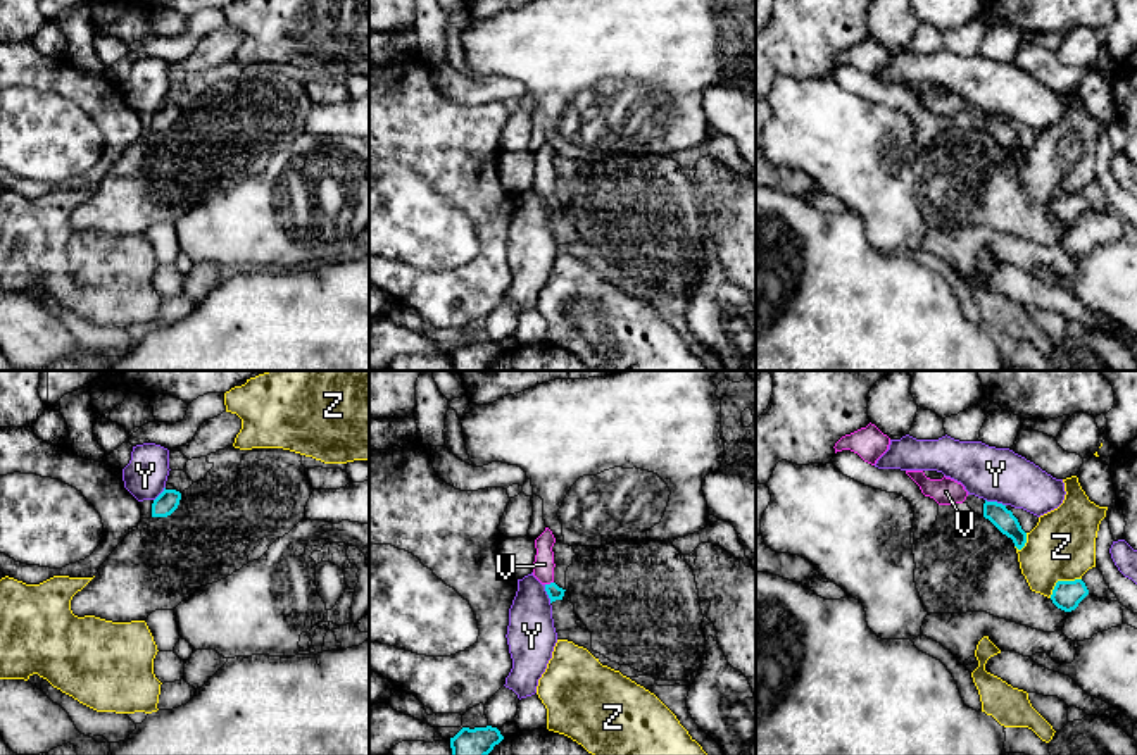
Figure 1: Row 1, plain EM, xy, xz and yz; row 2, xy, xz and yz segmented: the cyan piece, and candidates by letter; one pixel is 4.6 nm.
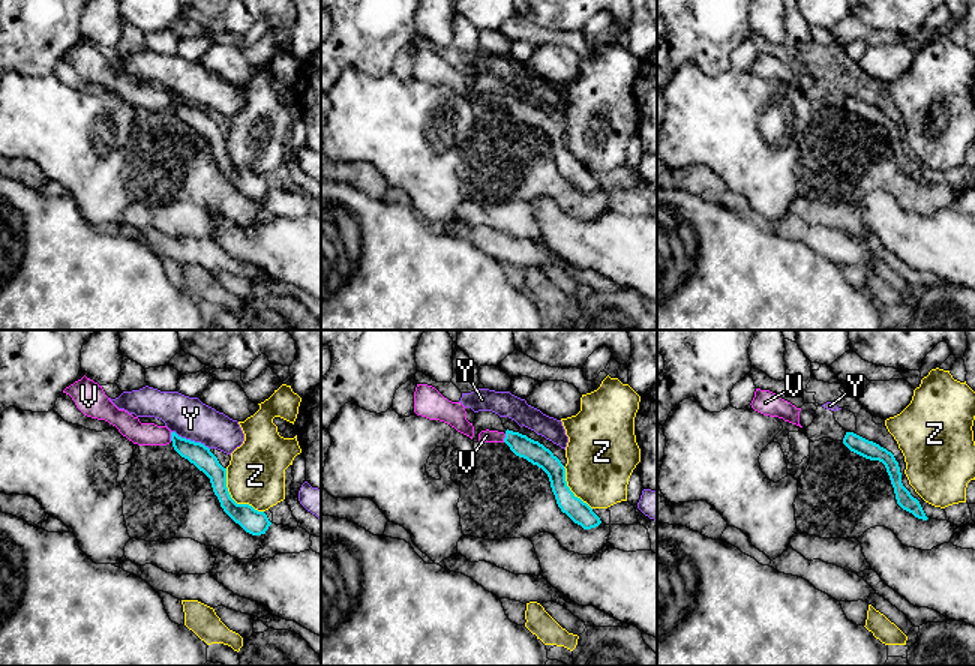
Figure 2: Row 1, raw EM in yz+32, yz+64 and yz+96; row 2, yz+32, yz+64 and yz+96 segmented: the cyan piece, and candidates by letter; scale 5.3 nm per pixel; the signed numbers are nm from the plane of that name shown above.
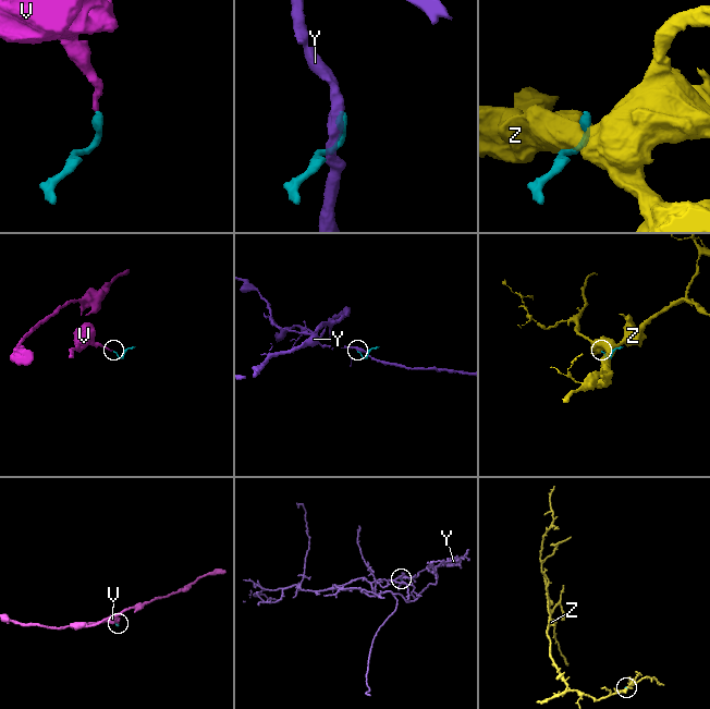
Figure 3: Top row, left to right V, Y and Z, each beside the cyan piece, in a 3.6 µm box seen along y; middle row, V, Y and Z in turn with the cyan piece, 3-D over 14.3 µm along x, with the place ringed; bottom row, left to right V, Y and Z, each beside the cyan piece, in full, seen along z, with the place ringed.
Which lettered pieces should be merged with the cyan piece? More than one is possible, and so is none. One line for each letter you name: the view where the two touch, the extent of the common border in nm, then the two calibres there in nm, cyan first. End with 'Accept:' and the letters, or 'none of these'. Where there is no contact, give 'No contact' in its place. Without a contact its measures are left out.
V: Touches cyan in xz. Shared border 40 nm. Thickness 70 nm (cyan) against 100 nm
Accept: V

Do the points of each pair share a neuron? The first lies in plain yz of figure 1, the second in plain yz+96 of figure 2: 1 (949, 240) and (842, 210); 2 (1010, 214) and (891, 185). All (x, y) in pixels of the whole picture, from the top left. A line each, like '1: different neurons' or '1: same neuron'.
1: same neuron
2: same neuron

